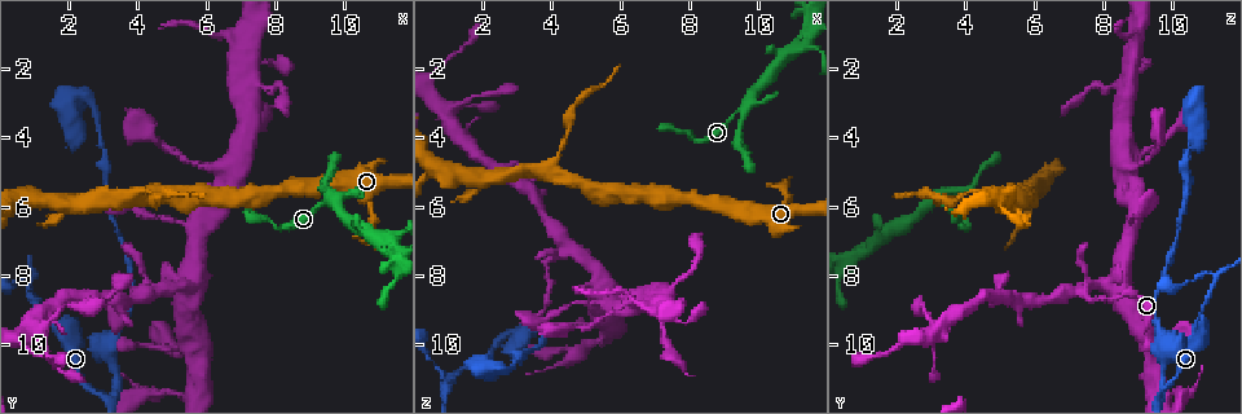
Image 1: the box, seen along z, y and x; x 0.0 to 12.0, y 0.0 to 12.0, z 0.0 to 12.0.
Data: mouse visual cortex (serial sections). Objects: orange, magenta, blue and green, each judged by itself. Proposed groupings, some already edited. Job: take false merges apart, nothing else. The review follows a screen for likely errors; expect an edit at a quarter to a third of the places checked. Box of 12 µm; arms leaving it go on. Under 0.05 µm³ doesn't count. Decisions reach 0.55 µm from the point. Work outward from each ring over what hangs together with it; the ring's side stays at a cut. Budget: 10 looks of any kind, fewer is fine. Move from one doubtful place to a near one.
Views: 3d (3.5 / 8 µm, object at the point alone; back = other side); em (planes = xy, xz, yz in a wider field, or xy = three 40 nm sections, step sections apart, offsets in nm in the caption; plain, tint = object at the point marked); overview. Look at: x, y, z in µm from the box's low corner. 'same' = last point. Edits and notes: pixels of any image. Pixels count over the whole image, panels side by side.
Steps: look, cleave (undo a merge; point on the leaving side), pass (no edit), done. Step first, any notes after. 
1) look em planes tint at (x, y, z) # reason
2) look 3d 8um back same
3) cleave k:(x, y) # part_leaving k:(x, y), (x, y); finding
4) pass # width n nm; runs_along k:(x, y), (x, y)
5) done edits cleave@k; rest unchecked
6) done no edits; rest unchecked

look em planes tint at (4.3, 8.5, 7.3) # calibre changes

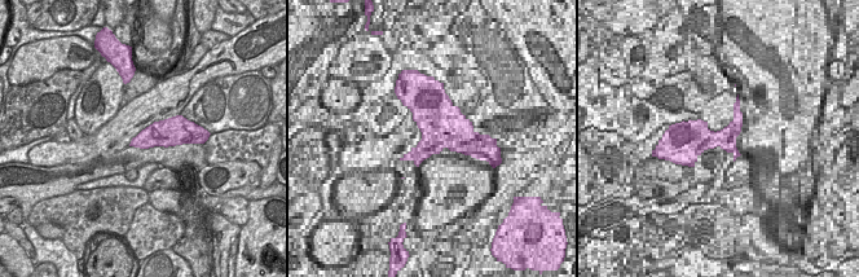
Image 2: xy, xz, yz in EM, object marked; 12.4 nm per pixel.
look 3d 3.5um same # see where the arms go

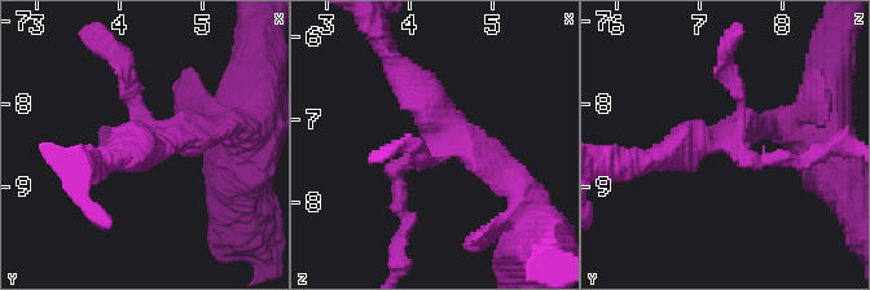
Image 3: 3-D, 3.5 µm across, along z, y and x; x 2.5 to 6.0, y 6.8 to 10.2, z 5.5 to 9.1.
pass # runs_along 3:(113, 158), (192, 126), (224, 126); continuous, no second cell

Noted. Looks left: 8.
look 3d 3.5um at (3.3, 11.4, 9.6) # abrupt turn

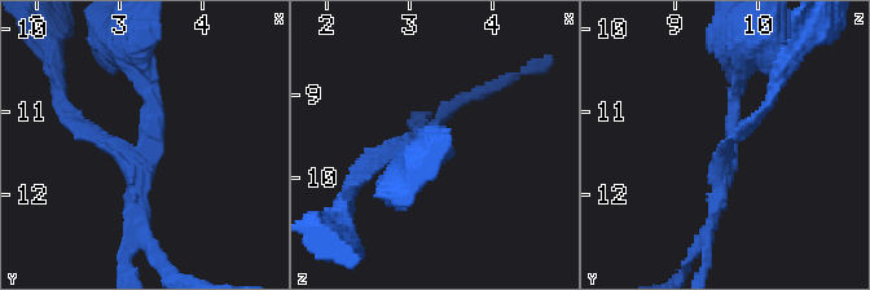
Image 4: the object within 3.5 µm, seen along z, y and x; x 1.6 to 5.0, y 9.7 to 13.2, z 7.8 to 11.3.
look em xy step 3 tint at (3.25, 11.40, 9.65) # need the tissue

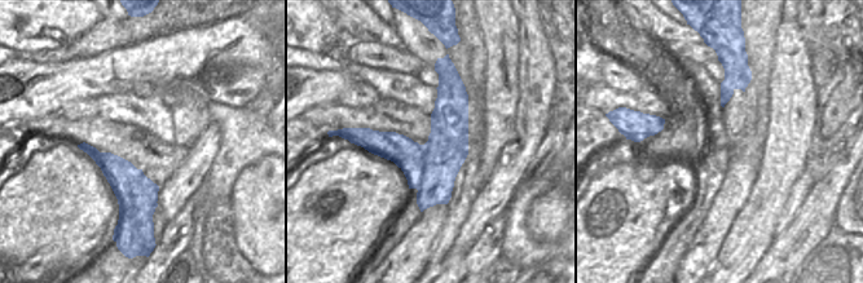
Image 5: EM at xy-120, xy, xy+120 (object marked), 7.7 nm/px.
cleave 4:(132, 233) # border 5:(423, 145), (423, 178), (417, 189); two cells meet here

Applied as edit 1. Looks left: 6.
look 3d 3.5um at (0.9, 8.0, 11.3) # a fork

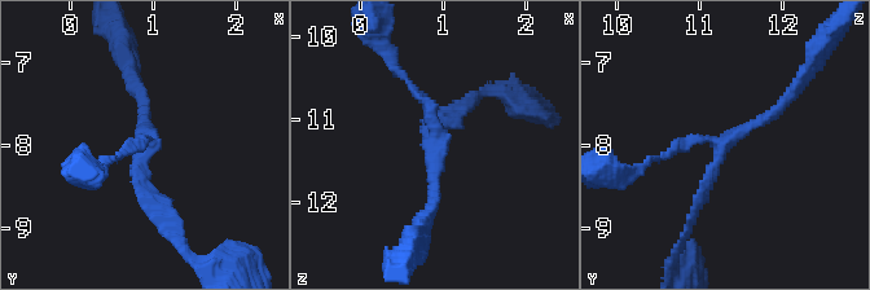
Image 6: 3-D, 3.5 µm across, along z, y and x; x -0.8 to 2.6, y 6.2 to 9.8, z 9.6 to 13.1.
look em xy step 3 tint at (0.90, 8.05, 11.25) # arms 3; arm_widths 150, 150, 150 nm; now the EM

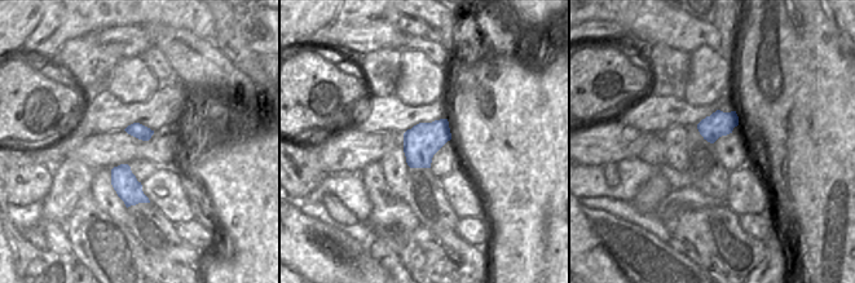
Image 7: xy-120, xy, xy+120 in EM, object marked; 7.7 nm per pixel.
look em xy step 5 tint same

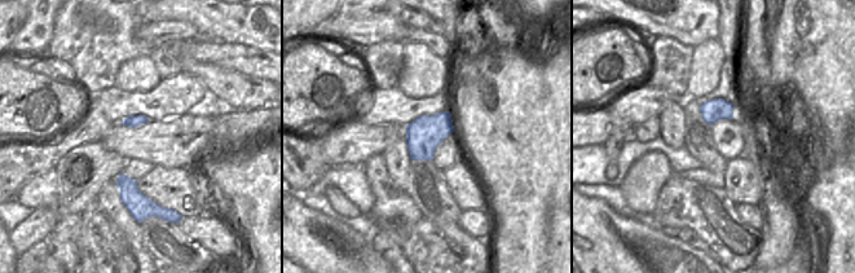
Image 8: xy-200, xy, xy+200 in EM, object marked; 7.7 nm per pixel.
pass # width 280 nm; runs_along 6:(163, 223), (140, 188), (144, 140), (108, 159); all the same cell

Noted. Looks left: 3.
look 3d 8um at (6.7, 1.0, 8.8) # calibre changes

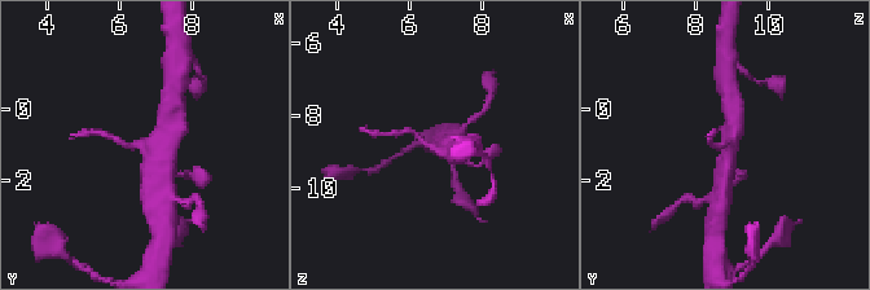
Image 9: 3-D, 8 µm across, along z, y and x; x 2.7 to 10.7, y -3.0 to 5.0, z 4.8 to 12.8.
look em planes tint at (6.6, 1.1, 8.8) # shape alone is not enough

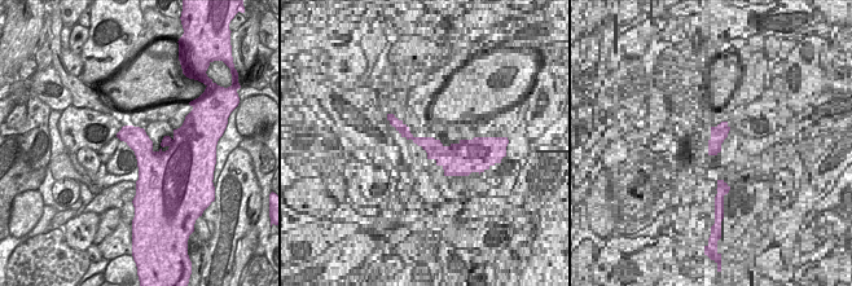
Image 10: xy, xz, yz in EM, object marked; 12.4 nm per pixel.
cleave 9:(115, 139) # width 280 nm; part_leaving 9:(131, 145), (104, 133), (80, 133); two cells meet here

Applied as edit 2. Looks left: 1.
done edits cleave@4, cleave@9; rest unchecked

